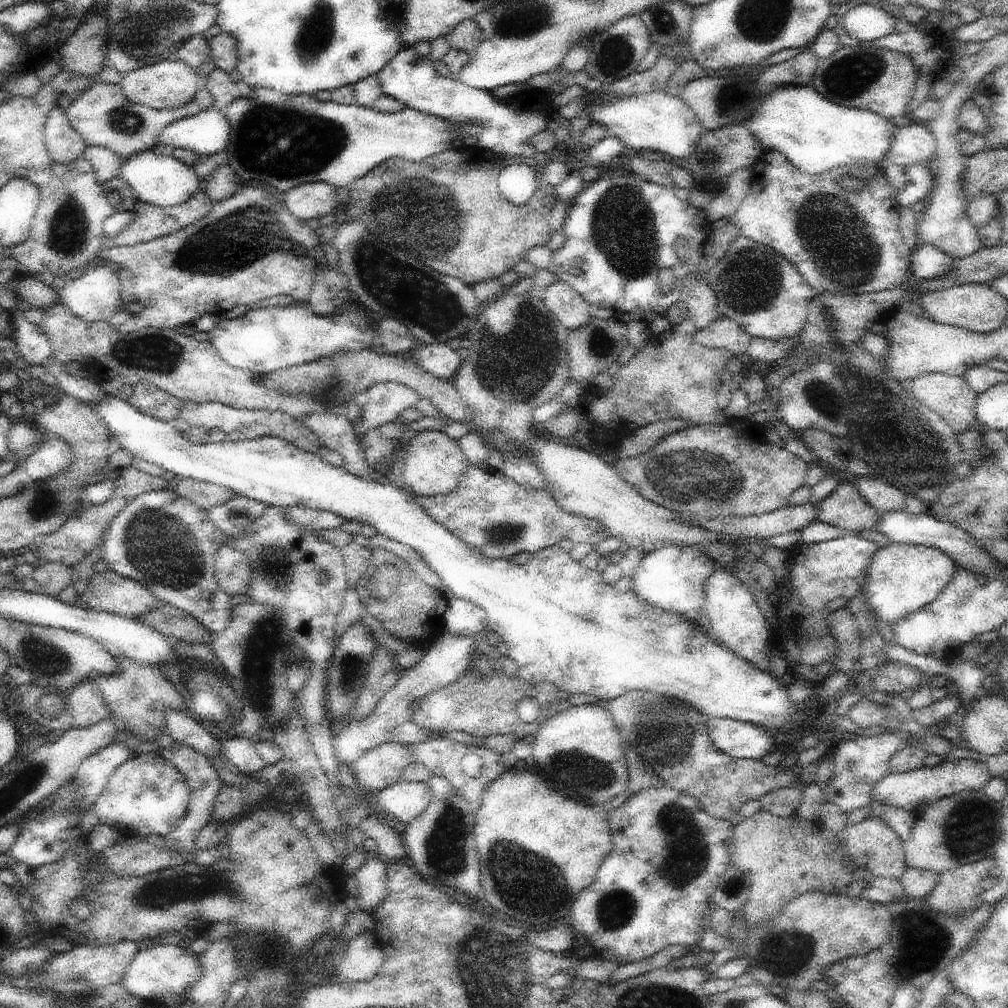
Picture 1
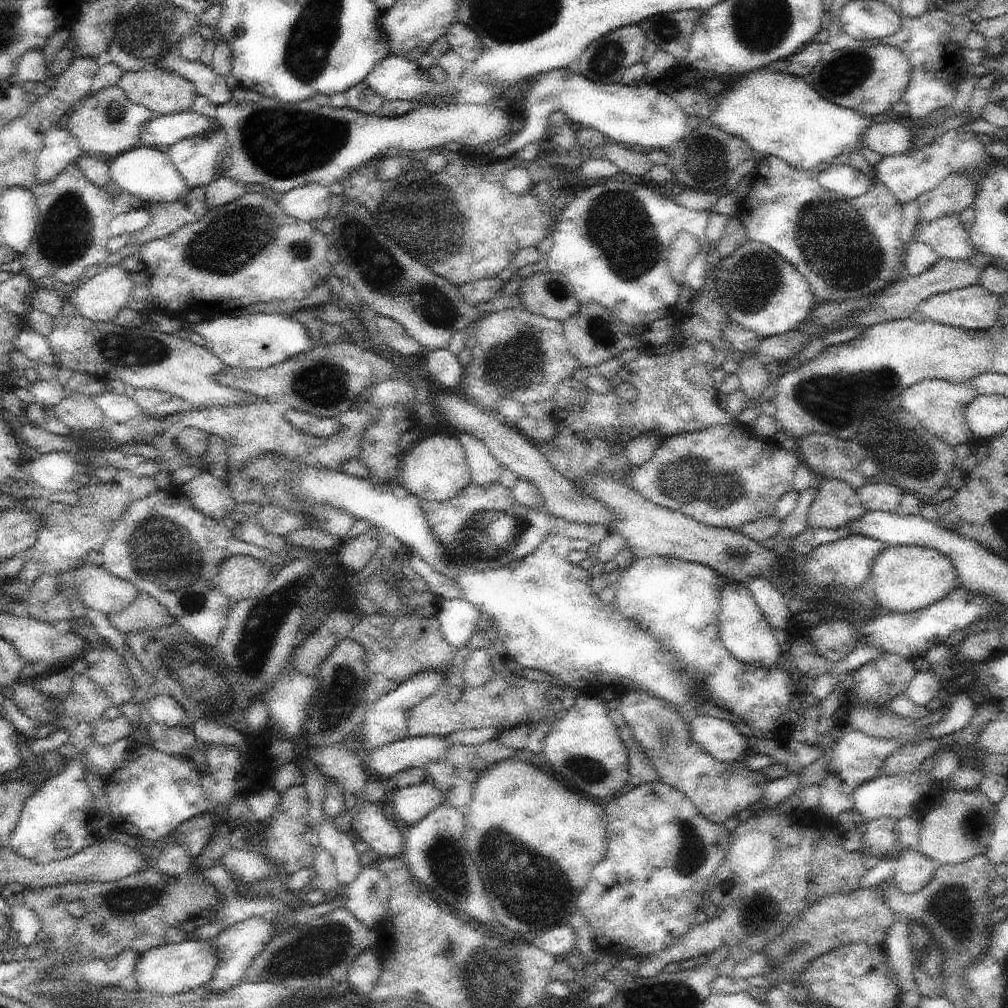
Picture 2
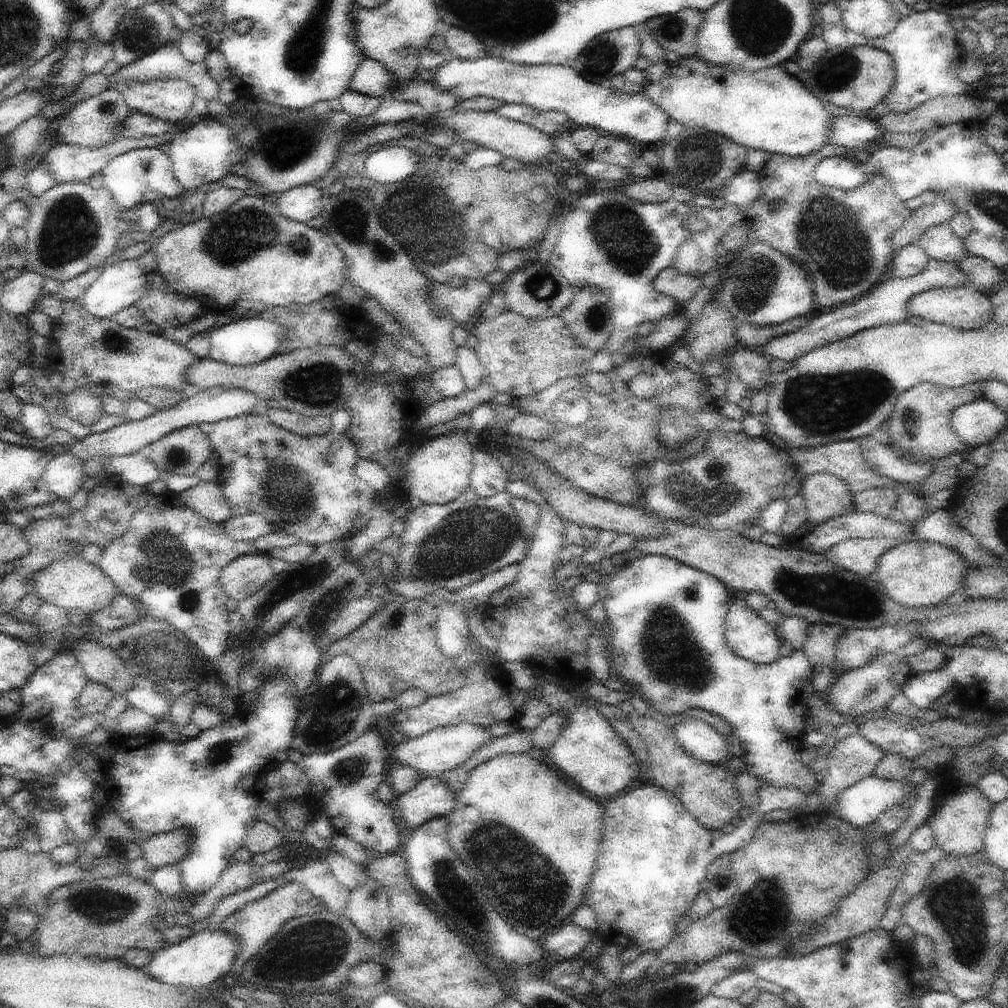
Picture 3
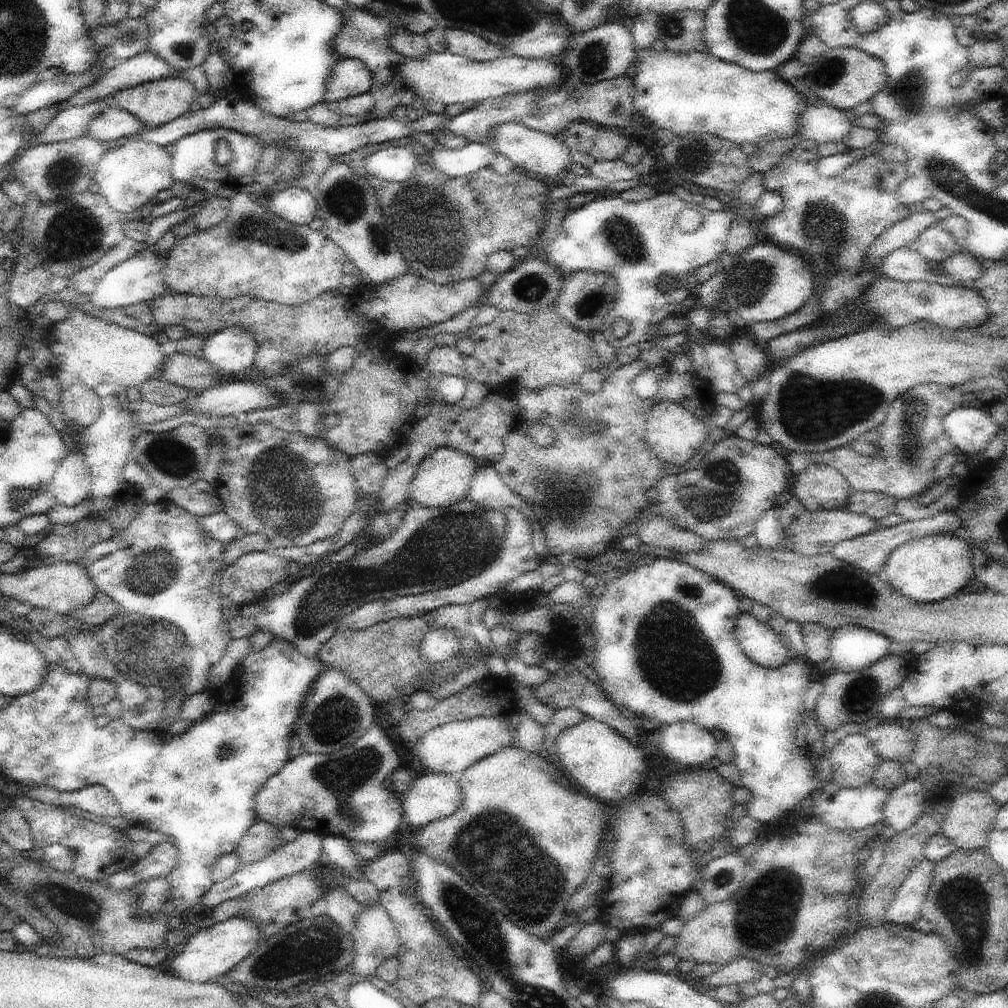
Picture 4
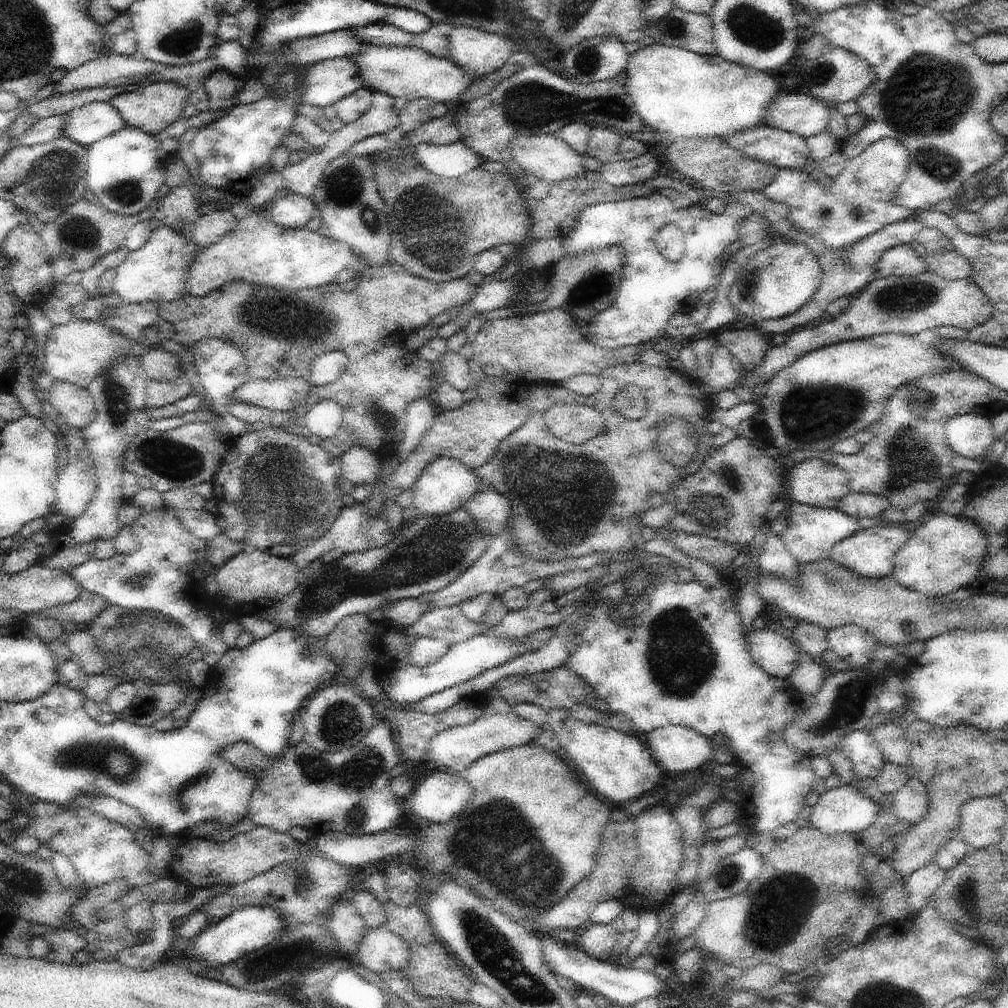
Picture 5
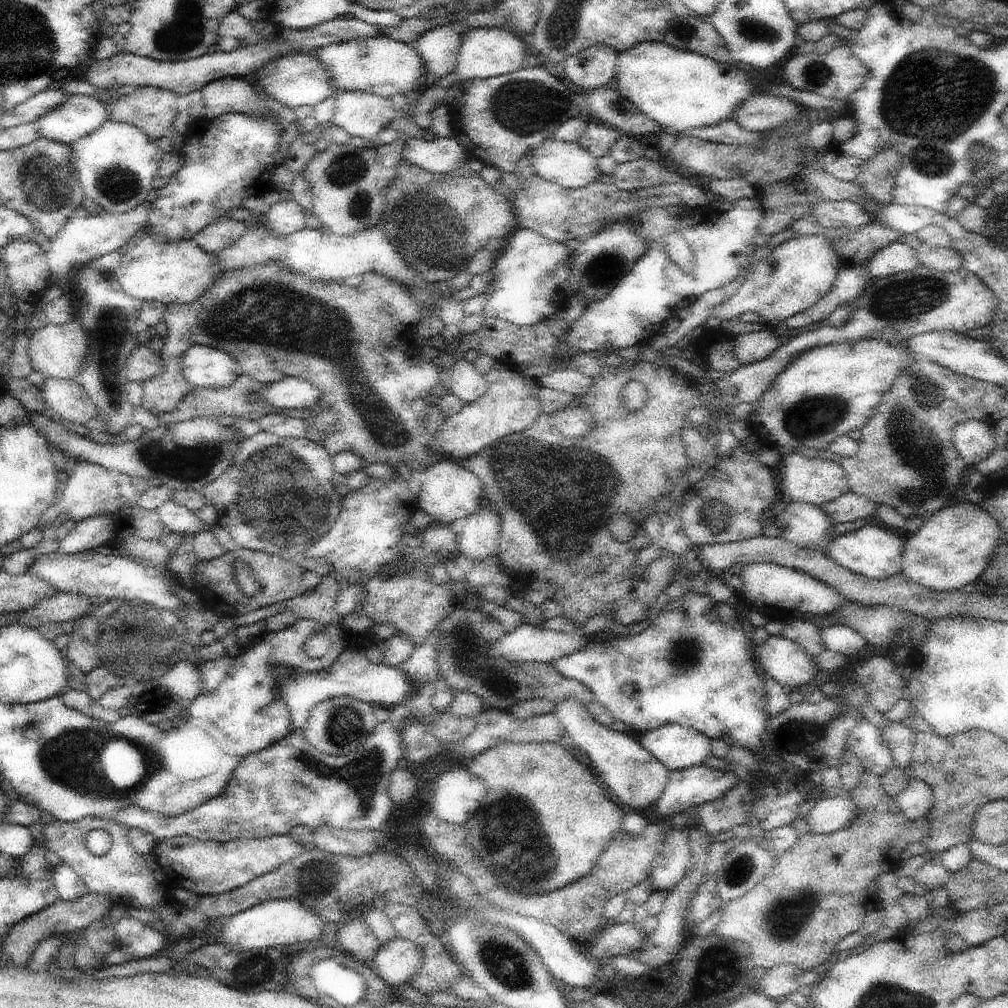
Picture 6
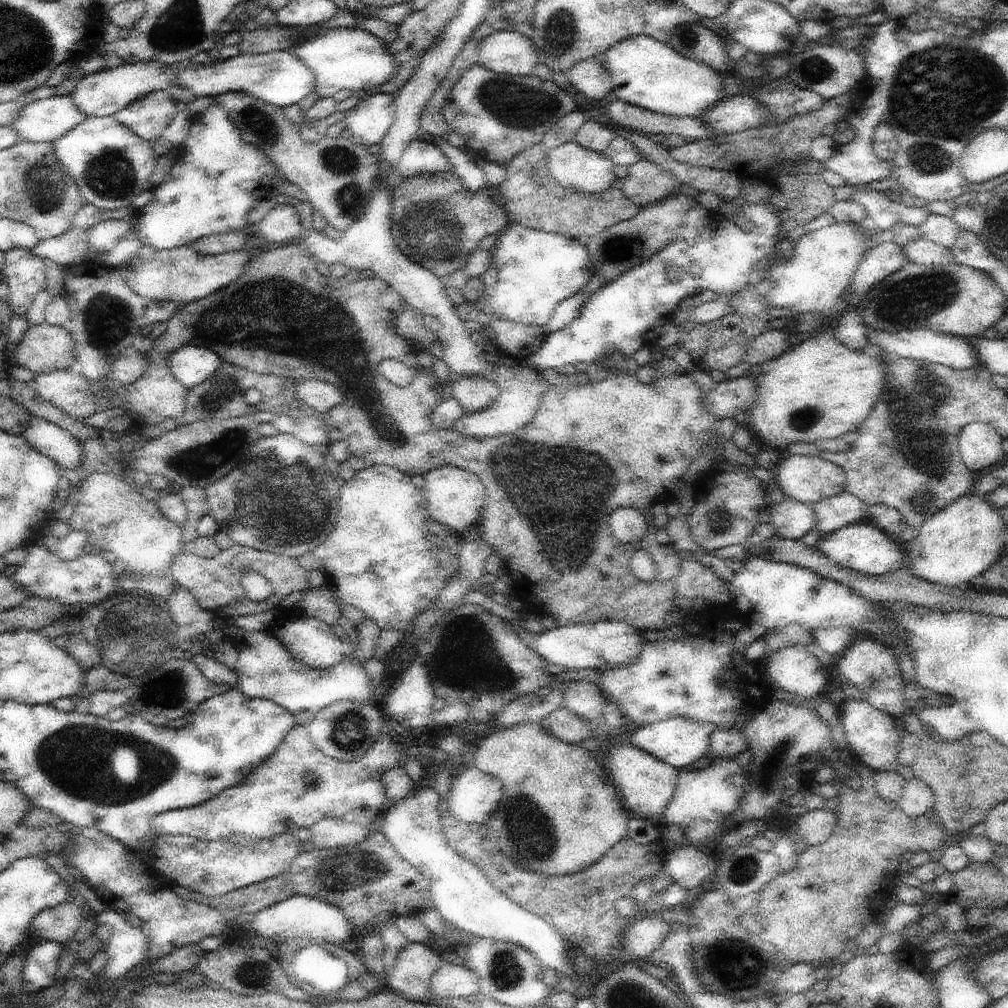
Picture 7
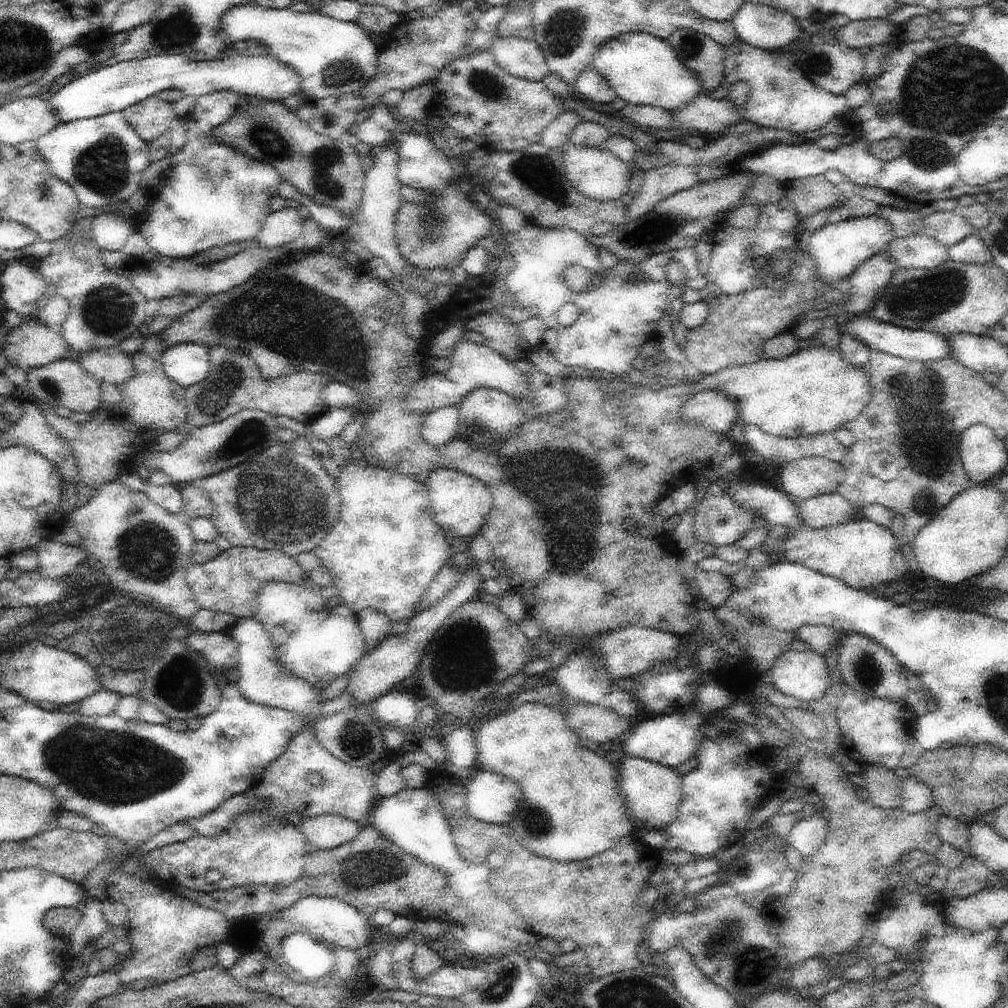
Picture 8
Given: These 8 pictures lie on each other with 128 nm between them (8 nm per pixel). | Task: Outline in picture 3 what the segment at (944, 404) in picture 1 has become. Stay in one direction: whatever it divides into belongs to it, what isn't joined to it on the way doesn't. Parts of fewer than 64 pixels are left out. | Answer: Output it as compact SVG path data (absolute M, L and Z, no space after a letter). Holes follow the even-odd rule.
M930 382L921 383L906 390L897 401L892 412L890 436L898 448L896 455L916 464L930 463L931 460L946 459L950 454L963 454L966 446L952 428L952 414L960 406L984 399L984 382L974 382L962 388L946 387Z

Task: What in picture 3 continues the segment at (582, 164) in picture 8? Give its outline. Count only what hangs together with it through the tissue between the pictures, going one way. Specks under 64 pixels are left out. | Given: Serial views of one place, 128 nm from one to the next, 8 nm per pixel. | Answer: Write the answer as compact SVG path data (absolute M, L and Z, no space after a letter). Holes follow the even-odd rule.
M452 110L450 116L438 118L438 120L428 120L428 124L438 124L438 126L448 126L454 130L454 134L459 139L458 142L474 142L478 147L488 148L500 152L504 157L513 157L521 163L539 164L553 150L553 140L540 130L530 126L530 124L517 122L504 118L500 114L492 111L468 110L468 112L458 112Z

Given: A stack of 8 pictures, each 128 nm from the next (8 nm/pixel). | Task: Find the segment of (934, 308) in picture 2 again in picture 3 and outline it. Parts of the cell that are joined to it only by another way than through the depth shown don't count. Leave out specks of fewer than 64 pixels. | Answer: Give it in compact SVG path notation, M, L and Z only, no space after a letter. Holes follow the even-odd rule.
M970 282L957 288L934 288L920 292L908 302L908 317L920 316L927 321L937 324L952 326L956 329L973 330L980 329L982 326L992 321L994 306L990 302L989 295L983 294L977 287L972 286Z

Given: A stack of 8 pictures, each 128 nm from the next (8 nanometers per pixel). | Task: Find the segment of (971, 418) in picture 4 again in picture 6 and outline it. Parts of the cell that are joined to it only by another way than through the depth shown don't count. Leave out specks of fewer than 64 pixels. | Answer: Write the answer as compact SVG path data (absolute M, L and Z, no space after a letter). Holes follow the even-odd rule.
M975 419L957 423L953 427L951 440L959 456L969 468L986 460L1000 442L989 423Z

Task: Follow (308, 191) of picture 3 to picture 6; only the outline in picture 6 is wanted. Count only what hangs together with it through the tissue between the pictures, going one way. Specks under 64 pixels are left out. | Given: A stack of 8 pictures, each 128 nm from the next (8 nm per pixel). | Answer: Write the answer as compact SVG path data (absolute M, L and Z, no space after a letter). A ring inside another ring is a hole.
M282 200L265 214L271 230L278 235L292 235L306 227L305 209L296 200Z

